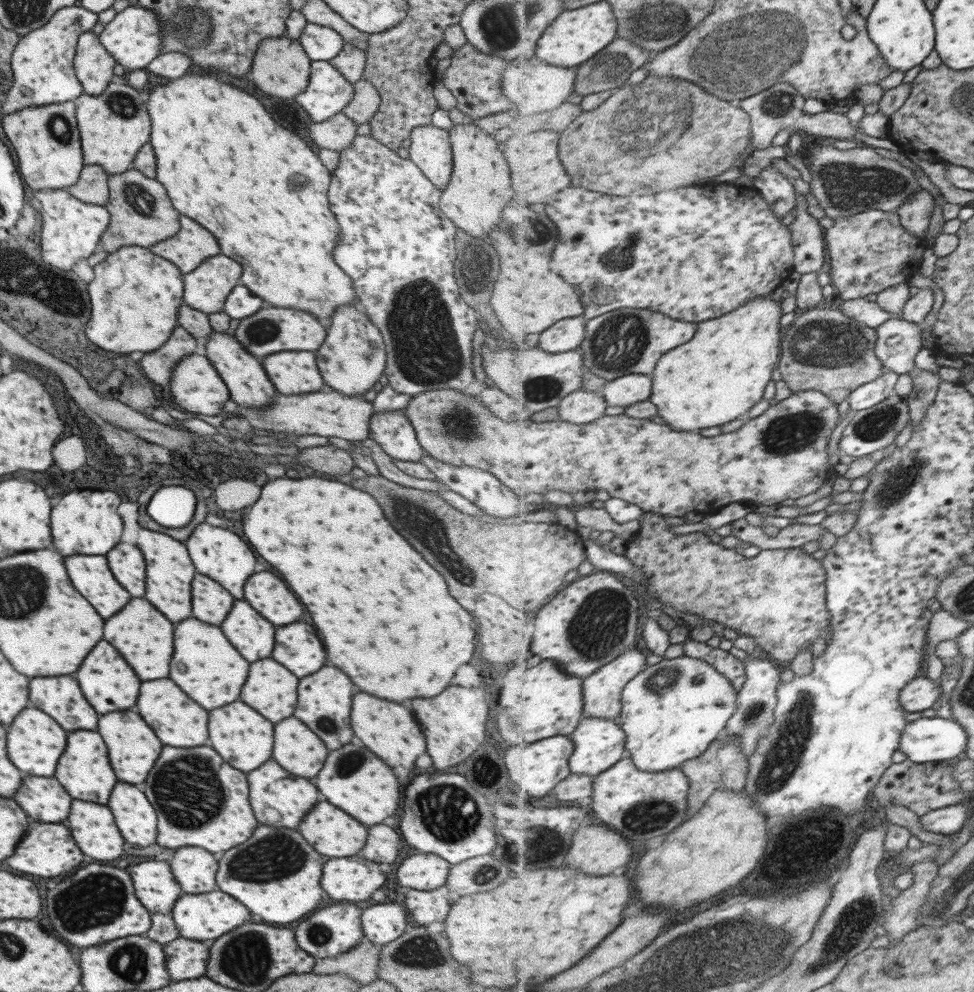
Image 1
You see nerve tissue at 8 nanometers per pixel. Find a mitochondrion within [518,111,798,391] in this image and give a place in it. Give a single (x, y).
(617, 344)

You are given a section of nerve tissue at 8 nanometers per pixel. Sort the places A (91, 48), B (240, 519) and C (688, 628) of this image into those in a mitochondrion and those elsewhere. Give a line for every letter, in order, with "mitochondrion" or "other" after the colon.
A: other
B: other
C: other

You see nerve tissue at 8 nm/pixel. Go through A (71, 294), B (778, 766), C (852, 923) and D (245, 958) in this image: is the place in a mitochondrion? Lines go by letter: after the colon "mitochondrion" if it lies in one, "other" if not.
A: other
B: mitochondrion
C: mitochondrion
D: mitochondrion

